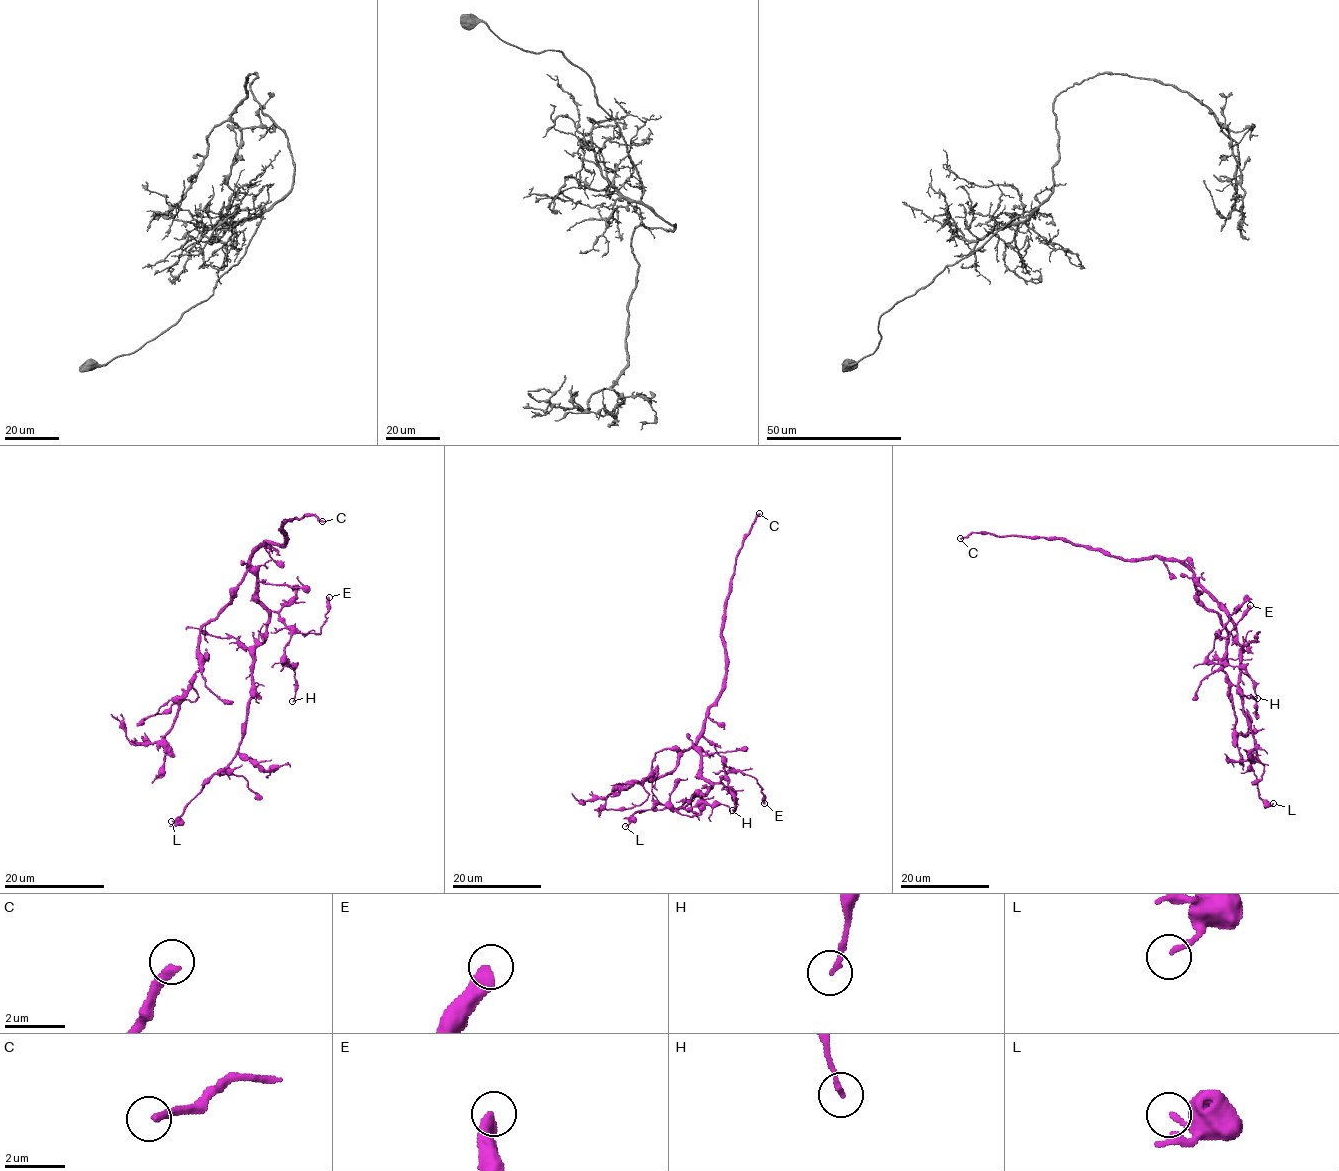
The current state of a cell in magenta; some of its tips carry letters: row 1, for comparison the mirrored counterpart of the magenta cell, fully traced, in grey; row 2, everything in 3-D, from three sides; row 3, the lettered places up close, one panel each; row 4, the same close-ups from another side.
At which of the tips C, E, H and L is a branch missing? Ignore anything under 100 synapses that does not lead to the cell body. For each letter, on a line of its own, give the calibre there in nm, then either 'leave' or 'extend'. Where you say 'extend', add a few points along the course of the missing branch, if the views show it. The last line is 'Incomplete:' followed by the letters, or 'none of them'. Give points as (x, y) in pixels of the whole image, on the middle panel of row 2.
C: 320 nm thick; extend
E: 440 nm thick; leave
H: 170 nm thick; leave
L: 170 nm thick; leave
Incomplete: C

